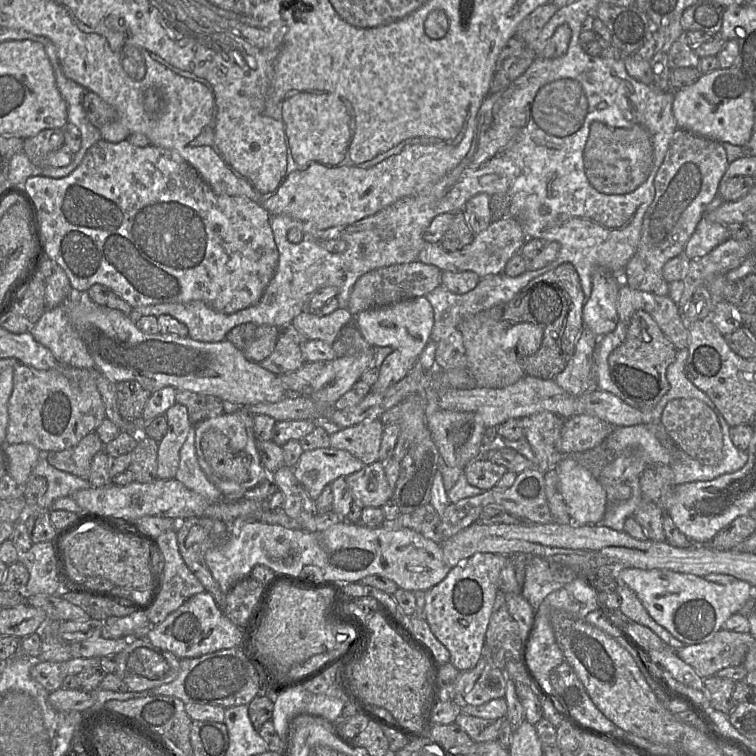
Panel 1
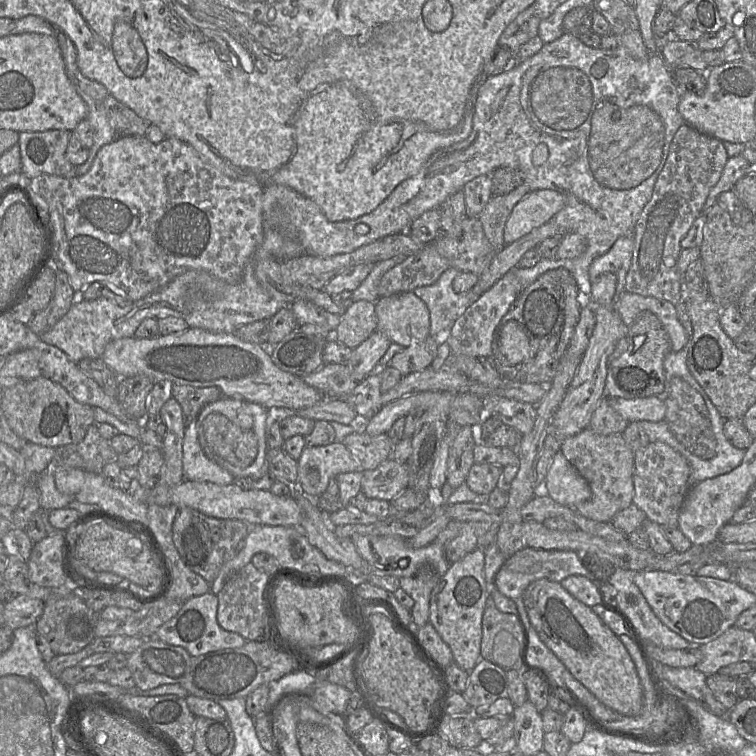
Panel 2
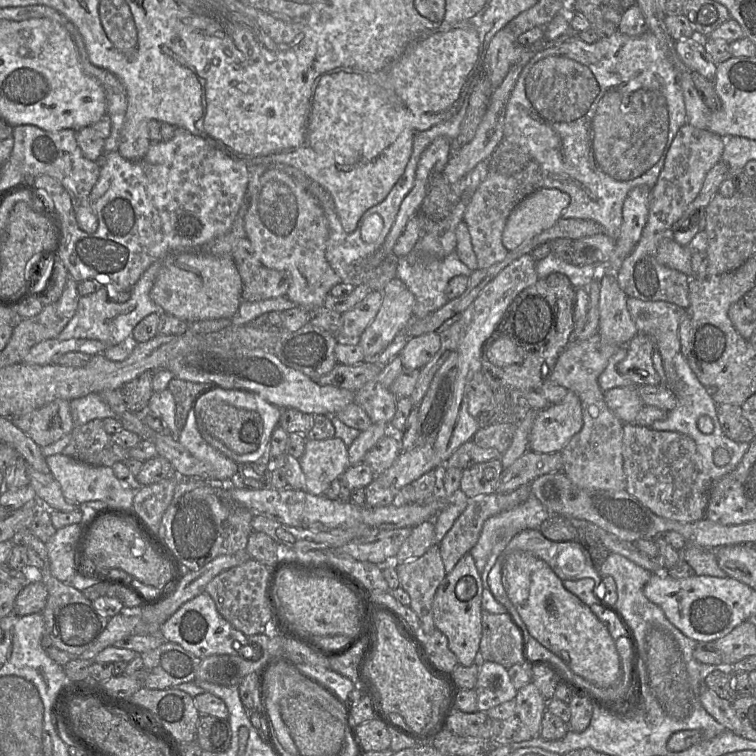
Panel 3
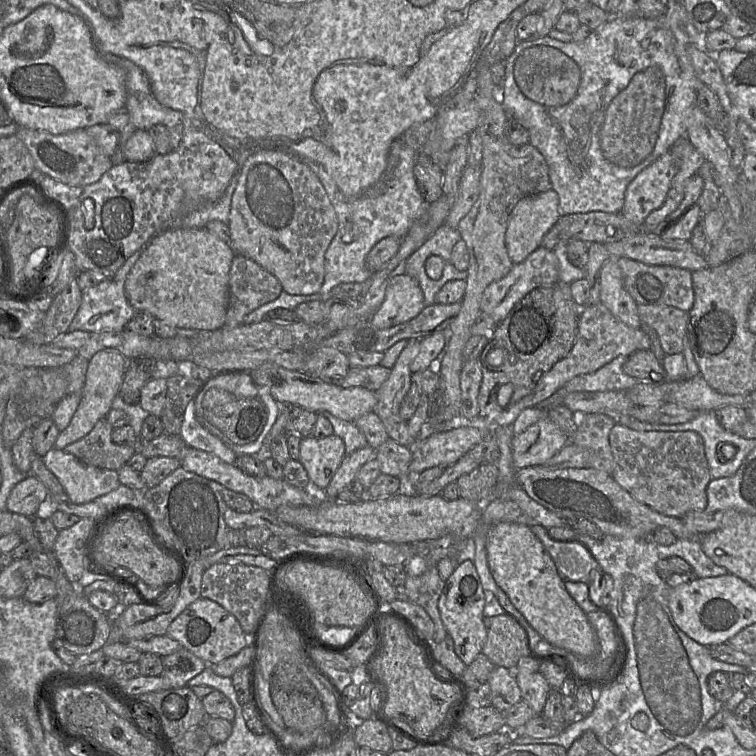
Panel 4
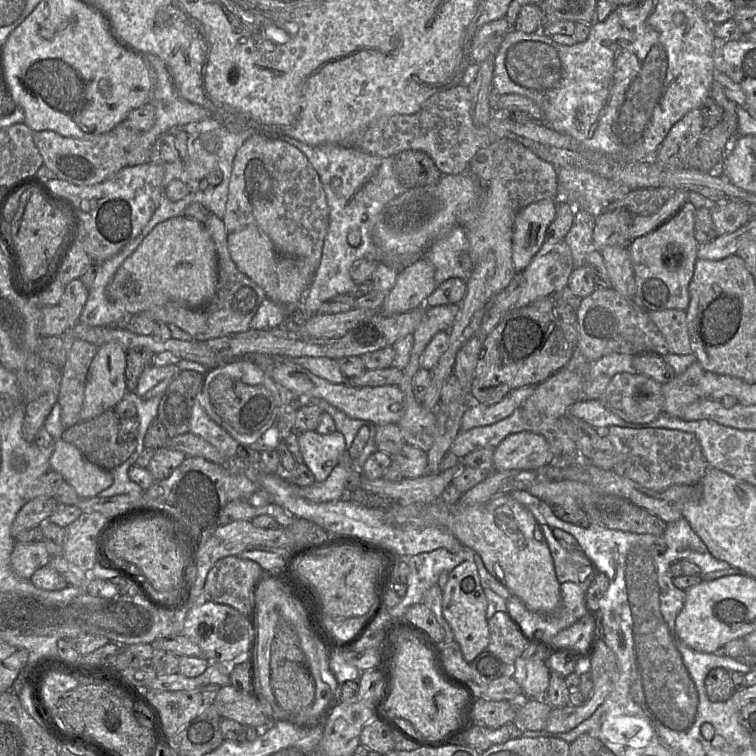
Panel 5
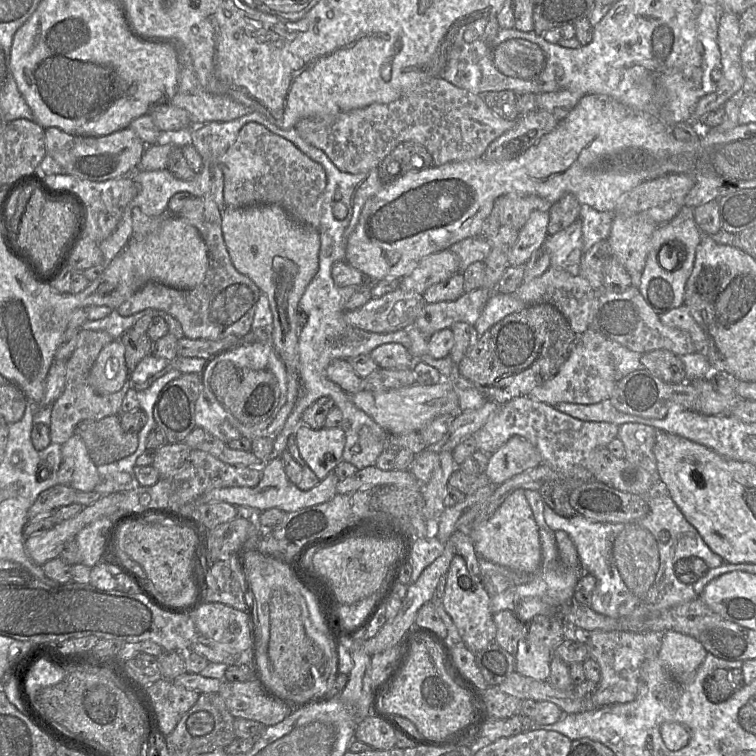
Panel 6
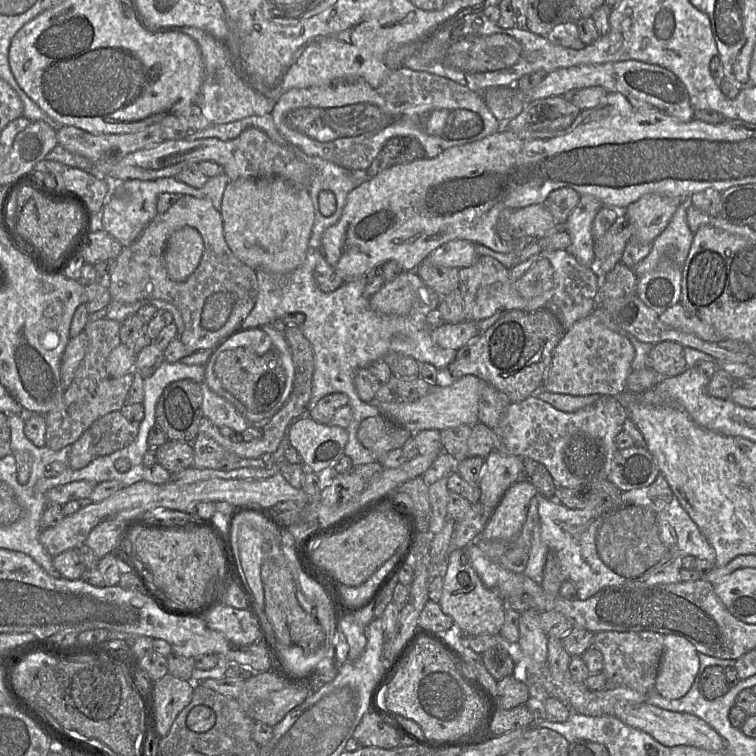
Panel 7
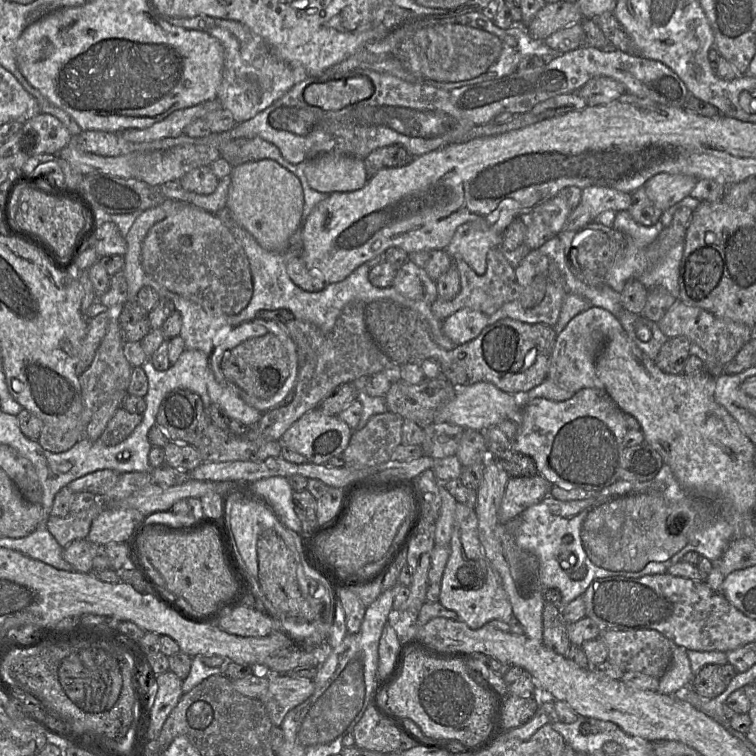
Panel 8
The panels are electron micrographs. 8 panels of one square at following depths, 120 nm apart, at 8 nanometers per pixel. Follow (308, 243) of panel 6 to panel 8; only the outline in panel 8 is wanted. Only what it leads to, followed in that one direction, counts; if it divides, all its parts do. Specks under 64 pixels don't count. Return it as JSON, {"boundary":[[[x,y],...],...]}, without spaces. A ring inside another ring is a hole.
{"boundary":[[[259,160],[232,168],[226,208],[258,244],[274,253],[286,250],[293,233],[301,227],[304,193],[296,175],[273,160]]]}

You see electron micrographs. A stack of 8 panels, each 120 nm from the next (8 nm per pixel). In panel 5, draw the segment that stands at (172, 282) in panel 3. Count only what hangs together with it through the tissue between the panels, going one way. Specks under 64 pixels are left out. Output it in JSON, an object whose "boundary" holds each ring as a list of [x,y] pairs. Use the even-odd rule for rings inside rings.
{"boundary":[[[177,216],[157,224],[144,238],[116,271],[106,296],[129,316],[169,302],[199,309],[214,297],[217,283],[217,253],[211,236],[198,221]]]}

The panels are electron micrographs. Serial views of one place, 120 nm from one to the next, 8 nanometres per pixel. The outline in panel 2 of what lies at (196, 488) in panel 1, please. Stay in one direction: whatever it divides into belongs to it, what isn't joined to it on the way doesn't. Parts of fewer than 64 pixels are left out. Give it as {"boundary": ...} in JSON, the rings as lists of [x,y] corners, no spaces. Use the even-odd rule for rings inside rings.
{"boundary":[[[196,421],[185,428],[182,443],[182,469],[185,480],[228,485],[235,481],[226,469],[204,454],[197,436]]]}

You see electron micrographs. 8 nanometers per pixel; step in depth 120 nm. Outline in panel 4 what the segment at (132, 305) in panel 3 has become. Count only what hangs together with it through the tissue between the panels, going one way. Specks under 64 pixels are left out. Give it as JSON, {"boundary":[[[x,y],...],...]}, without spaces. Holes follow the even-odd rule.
{"boundary":[[[138,250],[130,256],[120,267],[116,274],[110,279],[105,279],[101,283],[82,292],[82,302],[80,308],[71,322],[68,332],[119,332],[135,315],[136,310],[129,303],[125,295],[125,281],[135,262],[140,257],[143,250]]]}

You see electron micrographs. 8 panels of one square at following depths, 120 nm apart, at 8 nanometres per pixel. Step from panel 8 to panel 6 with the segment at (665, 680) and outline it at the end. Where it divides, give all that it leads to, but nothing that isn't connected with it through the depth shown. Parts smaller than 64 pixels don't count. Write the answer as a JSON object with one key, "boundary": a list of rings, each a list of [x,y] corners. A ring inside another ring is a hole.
{"boundary":[[[668,630],[662,634],[658,657],[676,680],[689,681],[707,653],[695,638]]]}

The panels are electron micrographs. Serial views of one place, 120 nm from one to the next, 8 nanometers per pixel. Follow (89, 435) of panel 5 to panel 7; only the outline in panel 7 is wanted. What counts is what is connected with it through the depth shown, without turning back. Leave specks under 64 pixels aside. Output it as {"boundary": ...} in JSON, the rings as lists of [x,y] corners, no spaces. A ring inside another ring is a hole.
{"boundary":[[[120,411],[110,412],[97,419],[89,428],[94,458],[110,455],[132,444],[137,438],[139,424],[128,421]]]}

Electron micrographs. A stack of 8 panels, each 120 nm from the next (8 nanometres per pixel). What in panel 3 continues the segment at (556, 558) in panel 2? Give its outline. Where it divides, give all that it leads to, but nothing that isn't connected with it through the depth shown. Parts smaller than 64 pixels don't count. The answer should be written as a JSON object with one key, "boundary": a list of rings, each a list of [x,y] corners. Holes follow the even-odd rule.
{"boundary":[[[528,529],[518,533],[514,537],[502,537],[493,547],[485,569],[480,574],[483,588],[488,587],[494,598],[506,609],[507,602],[510,599],[502,584],[502,566],[506,556],[515,551],[527,552],[541,559],[550,566],[562,581],[591,578],[595,582],[595,590],[604,585],[604,578],[599,573],[599,566],[593,564],[586,547],[580,540],[554,542],[545,538],[540,530]]]}

